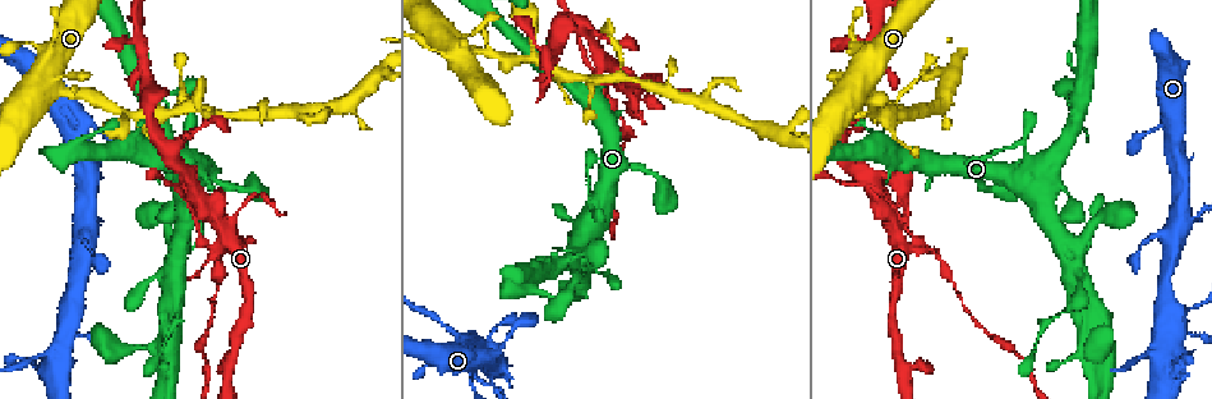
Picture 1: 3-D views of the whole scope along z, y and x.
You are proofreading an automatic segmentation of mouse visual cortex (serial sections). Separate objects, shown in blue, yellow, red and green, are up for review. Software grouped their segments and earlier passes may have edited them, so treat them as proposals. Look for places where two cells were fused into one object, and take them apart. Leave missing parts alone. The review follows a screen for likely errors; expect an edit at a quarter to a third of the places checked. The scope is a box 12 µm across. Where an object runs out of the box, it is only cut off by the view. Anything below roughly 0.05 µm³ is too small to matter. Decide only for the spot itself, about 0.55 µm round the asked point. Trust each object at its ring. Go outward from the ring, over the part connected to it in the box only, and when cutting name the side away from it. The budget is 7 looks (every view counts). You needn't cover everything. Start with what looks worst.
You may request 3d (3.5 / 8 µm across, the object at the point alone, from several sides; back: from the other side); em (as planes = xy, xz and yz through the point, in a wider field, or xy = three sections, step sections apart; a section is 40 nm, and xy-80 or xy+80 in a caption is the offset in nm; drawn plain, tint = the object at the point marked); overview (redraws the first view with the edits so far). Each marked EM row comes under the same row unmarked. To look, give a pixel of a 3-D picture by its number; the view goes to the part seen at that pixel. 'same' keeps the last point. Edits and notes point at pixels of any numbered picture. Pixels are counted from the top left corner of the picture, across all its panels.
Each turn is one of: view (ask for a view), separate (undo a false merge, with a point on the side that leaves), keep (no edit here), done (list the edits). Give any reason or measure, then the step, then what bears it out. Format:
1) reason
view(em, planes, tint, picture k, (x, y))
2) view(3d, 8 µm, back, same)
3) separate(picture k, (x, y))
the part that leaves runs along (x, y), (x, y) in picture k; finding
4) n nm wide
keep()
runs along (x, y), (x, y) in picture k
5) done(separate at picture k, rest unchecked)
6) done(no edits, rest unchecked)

calibre changes
view(3d, 3.5 µm, picture 1, (194, 182))

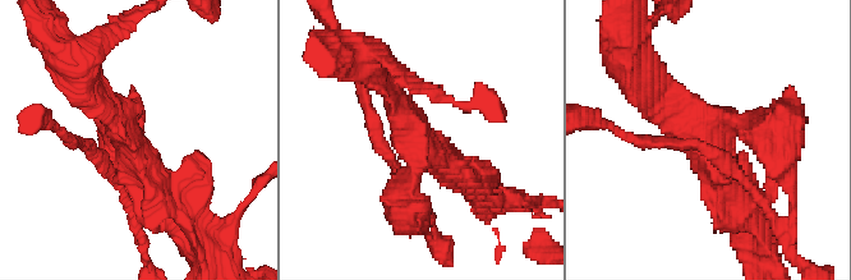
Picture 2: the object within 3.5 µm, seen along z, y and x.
4 arms; arms of 200, 250, 350, 400 nm; need the tissue
view(em, xy, step 3, tint, picture 2, (132, 138))

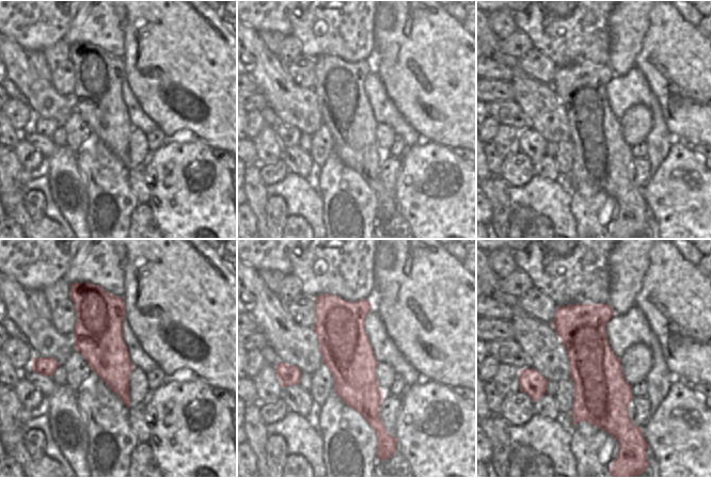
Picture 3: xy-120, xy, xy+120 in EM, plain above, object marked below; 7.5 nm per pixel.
separate(picture 2, (783, 174))
the part that leaves runs along (764, 137), (794, 192), (786, 251) in picture 2; a second cell is stuck on

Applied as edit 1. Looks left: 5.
thick turns thin
view(3d, 3.5 µm, back, picture 1, (495, 382))

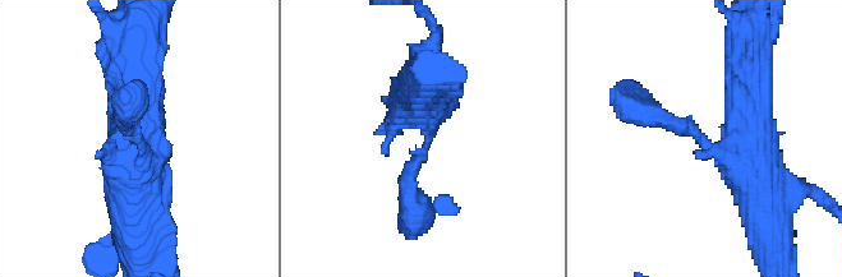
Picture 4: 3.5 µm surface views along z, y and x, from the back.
shape alone is not enough
view(em, xy, step 3, tint, picture 4, (428, 138))

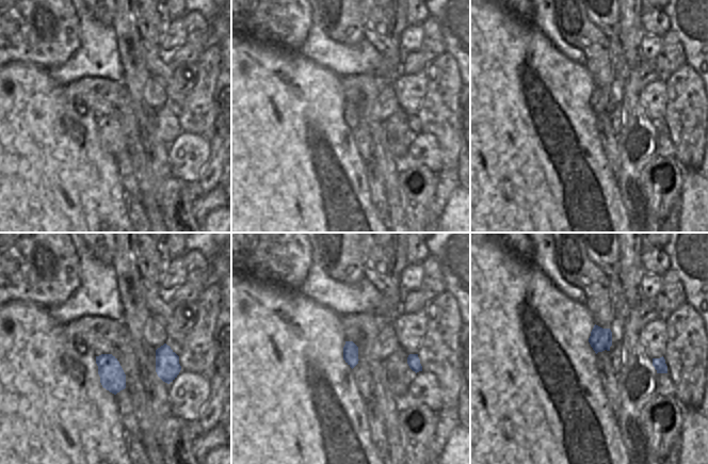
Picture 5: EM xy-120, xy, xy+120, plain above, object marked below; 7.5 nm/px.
keep()
runs along (745, 110), (748, 157), (718, 157), (657, 102) in picture 4; one cell here

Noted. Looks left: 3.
abrupt turn
view(3d, 3.5 µm, picture 1, (864, 51))

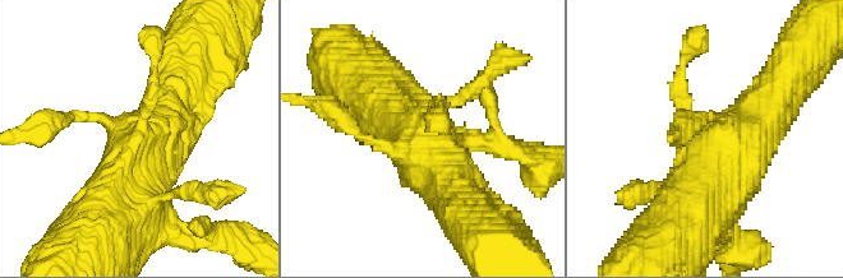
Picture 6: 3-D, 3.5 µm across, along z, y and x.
now the EM
view(em, xy, step 1, tint, picture 6, (711, 136))

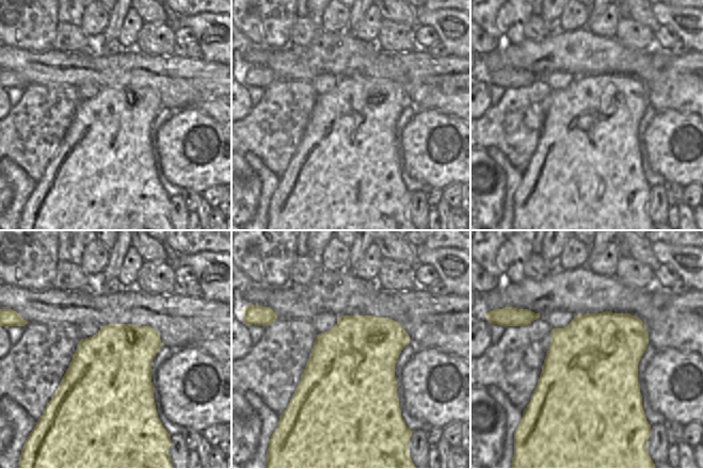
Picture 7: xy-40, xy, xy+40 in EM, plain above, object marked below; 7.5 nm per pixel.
keep()
runs along (159, 129), (139, 203), (213, 235) in picture 6; all the same cell

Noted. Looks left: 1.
done(separate at picture 2, rest unchecked)

